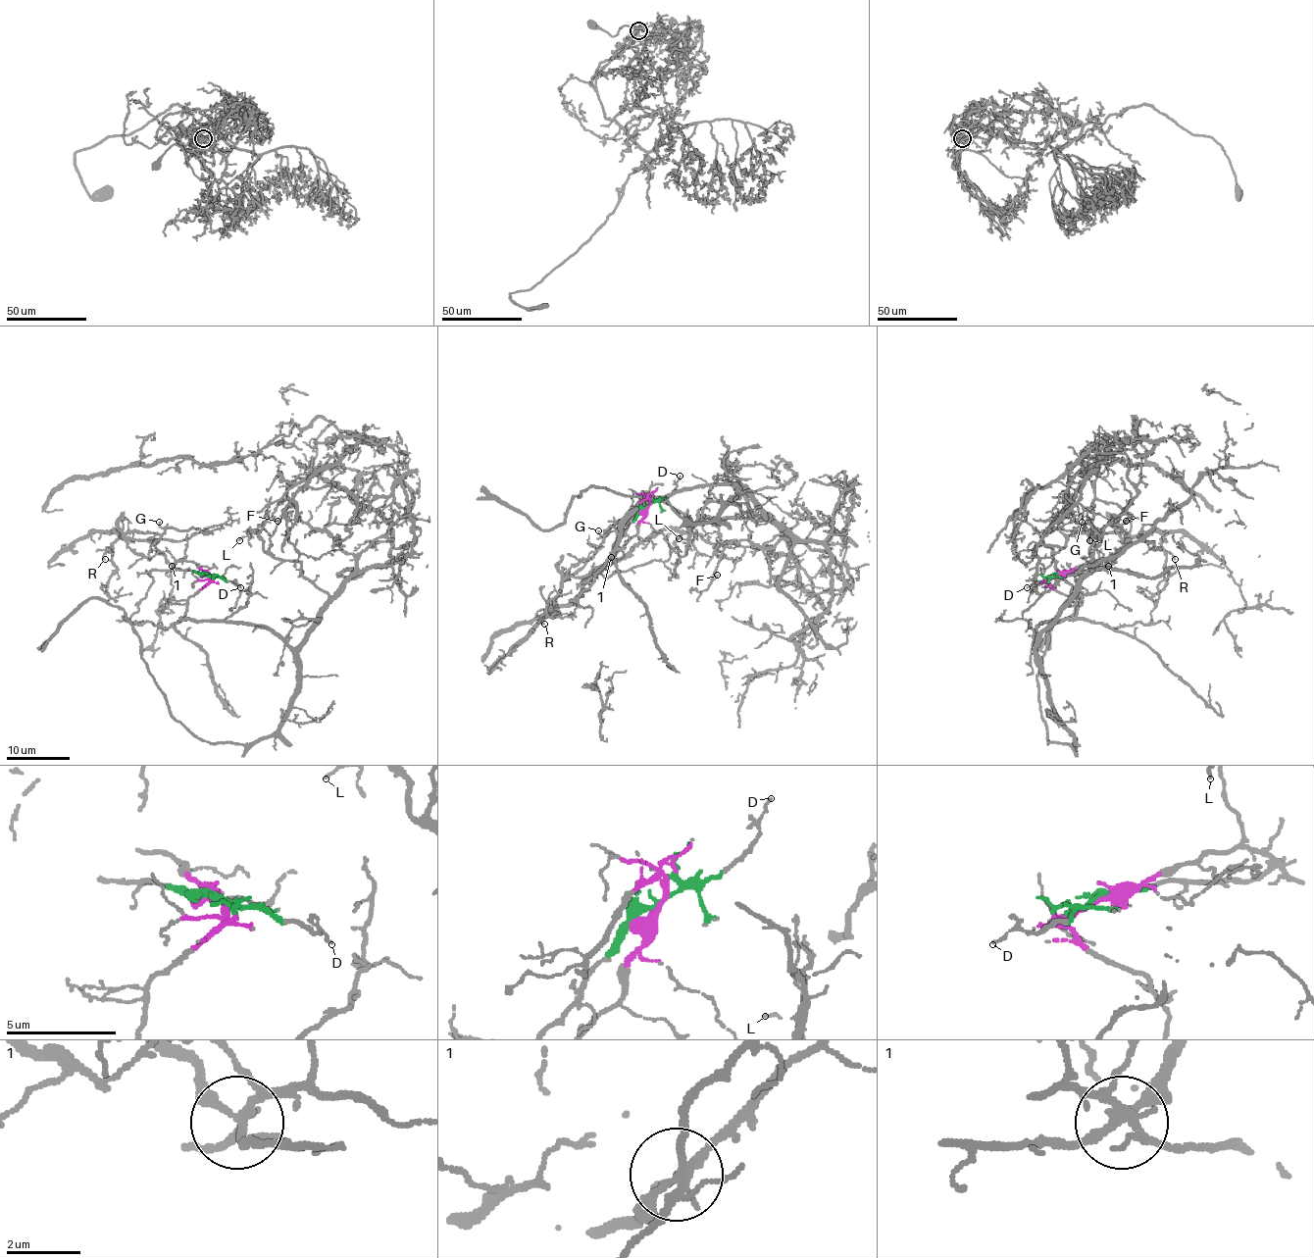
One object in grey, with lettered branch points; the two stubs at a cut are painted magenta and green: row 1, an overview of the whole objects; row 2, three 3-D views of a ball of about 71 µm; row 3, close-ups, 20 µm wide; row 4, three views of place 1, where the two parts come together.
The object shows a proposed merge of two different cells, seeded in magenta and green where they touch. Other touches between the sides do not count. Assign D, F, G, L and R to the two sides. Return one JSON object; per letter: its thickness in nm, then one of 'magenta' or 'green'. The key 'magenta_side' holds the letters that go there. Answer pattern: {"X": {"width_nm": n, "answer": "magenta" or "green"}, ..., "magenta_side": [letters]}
{"D": {"width_nm": 120, "answer": "green"}, "F": {"width_nm": 60, "answer": "magenta"}, "G": {"width_nm": 130, "answer": "green"}, "L": {"width_nm": 130, "answer": "magenta"}, "R": {"width_nm": 120, "answer": "green"}, "magenta_side": ["F", "L"]}

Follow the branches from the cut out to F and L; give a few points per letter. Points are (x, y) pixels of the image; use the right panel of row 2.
F: (1057, 576), (1049, 583), (1078, 609), (1042, 622), (1035, 647), (1090, 569), (1092, 502), (1121, 506), (1126, 522)
L: (1057, 576), (1049, 583), (1078, 609), (1042, 622), (1035, 647), (1072, 586), (1052, 556), (1072, 534), (1088, 540)

